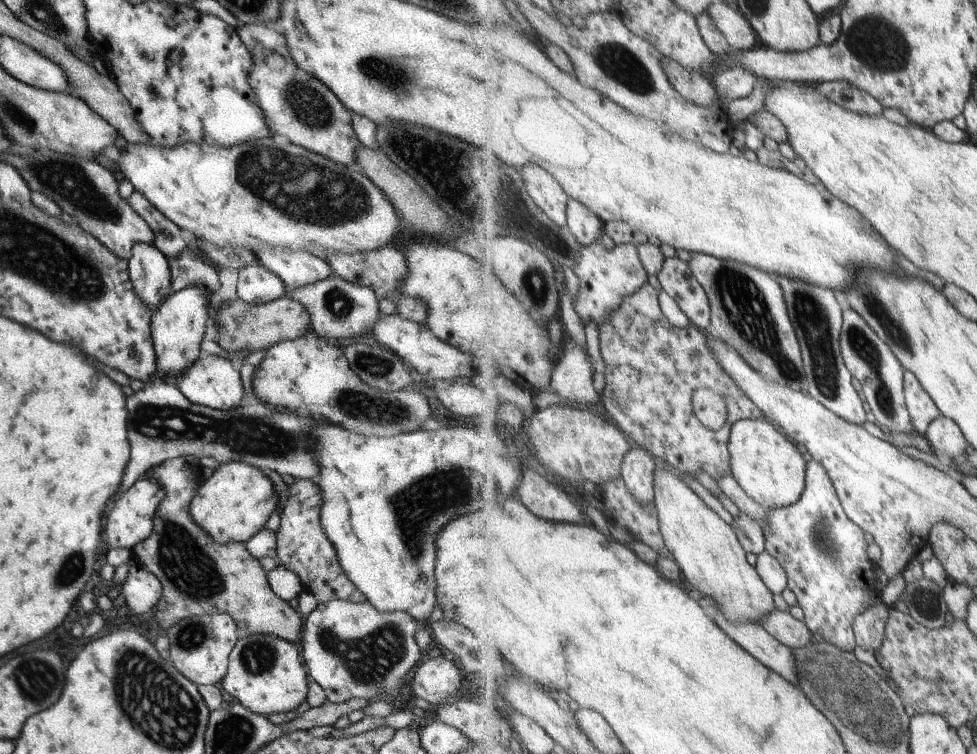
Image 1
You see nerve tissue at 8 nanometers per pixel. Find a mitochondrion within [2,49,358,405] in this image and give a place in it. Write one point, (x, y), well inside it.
(65, 179)

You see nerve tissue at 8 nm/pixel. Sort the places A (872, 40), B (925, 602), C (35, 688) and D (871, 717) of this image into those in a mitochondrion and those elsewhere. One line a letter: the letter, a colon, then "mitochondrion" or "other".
A: mitochondrion
B: mitochondrion
C: mitochondrion
D: mitochondrion

